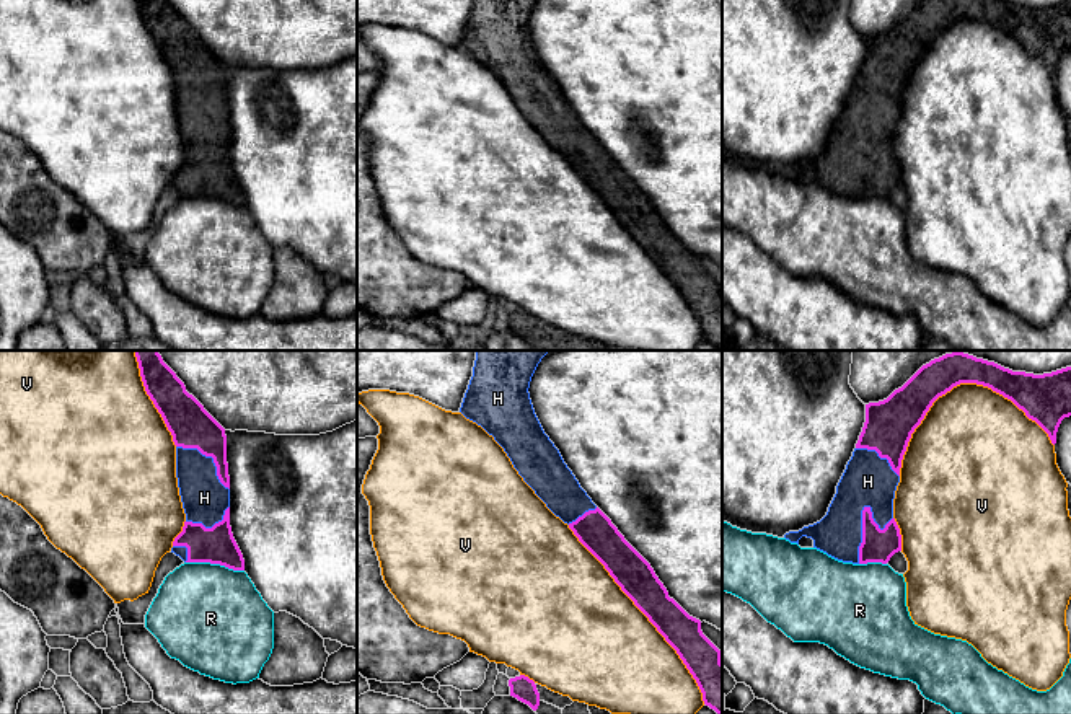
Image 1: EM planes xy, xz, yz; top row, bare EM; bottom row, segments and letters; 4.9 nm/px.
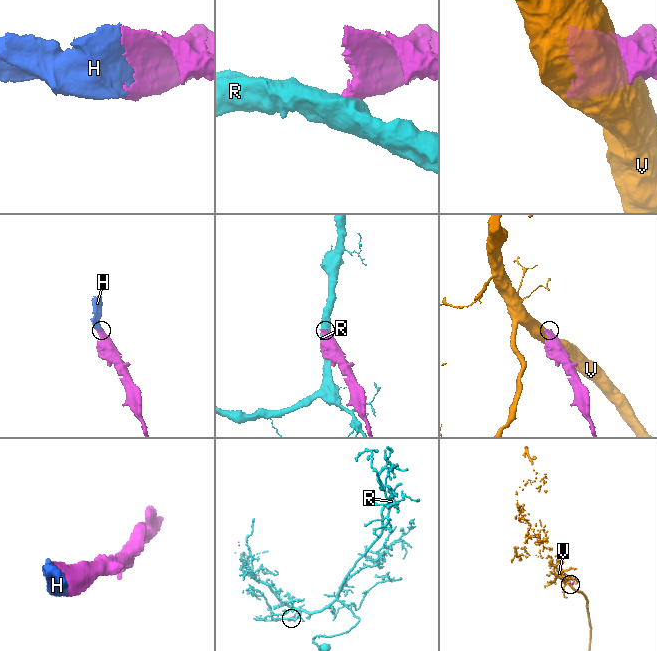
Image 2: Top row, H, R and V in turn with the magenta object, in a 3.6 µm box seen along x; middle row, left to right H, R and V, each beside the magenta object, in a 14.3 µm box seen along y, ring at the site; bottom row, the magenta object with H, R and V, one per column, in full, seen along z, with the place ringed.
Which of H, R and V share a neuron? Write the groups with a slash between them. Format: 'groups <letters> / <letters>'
groups H / R / V

